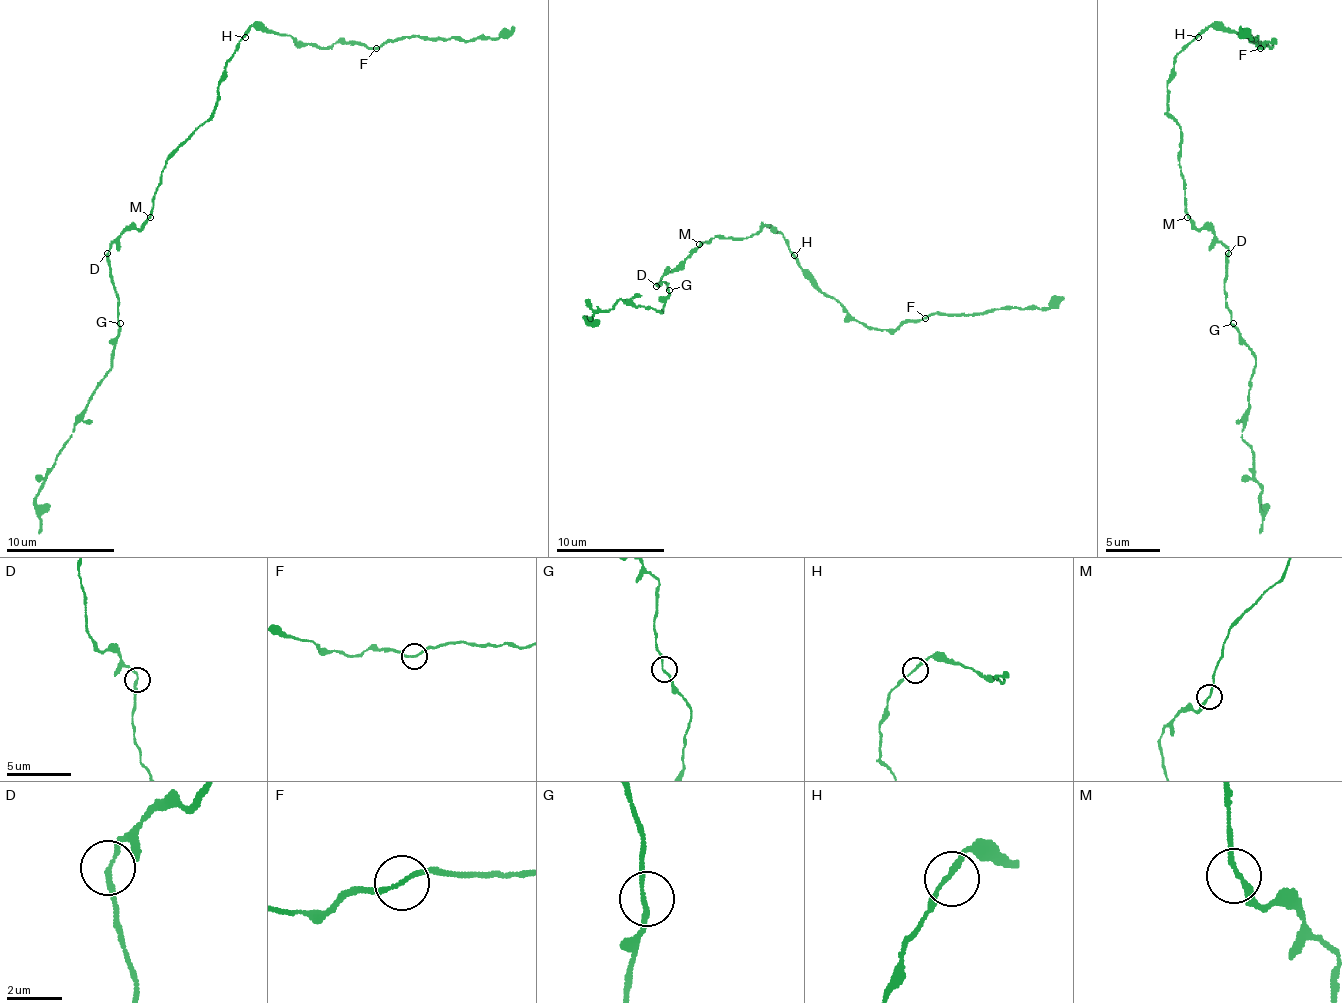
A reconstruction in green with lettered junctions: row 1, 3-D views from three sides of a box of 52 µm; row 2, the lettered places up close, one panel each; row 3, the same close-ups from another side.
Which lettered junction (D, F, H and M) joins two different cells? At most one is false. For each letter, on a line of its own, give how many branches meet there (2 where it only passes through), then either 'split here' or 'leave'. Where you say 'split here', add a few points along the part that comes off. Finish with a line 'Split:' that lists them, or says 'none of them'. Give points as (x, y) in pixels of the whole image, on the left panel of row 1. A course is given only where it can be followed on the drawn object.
D: 2 branches meet; leave
F: 2 branches meet; leave
H: 2 branches meet; leave
M: 2 branches meet; leave
Split: none of them

